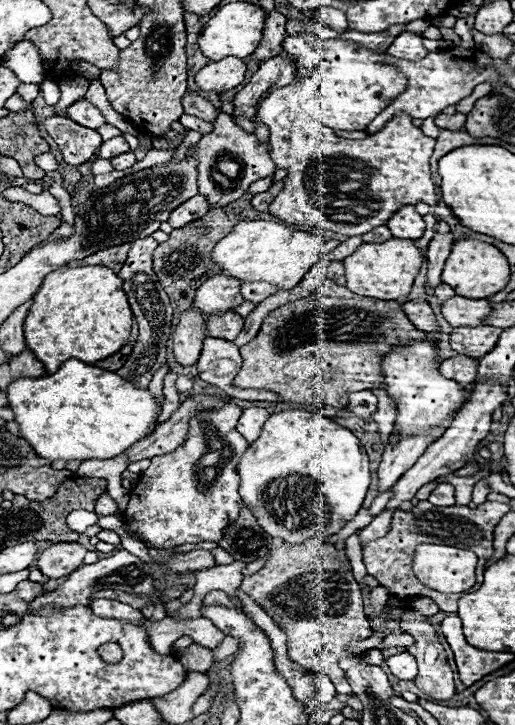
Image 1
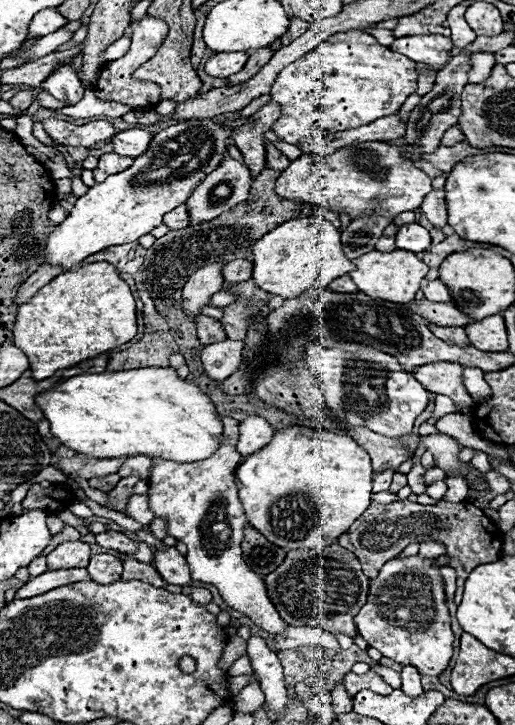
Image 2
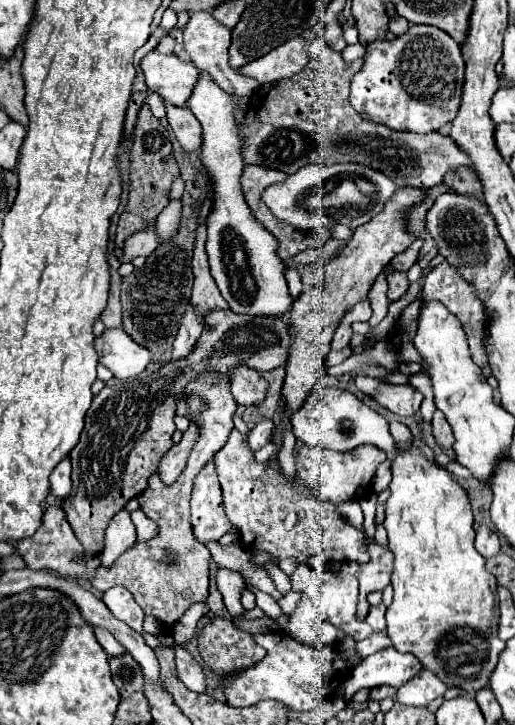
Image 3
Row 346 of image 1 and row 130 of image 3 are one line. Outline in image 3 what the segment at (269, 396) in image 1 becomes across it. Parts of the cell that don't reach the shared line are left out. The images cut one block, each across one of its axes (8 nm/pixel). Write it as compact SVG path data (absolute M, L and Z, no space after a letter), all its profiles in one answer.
M200 70L200 78L186 102L186 106L202 124L200 160L208 172L208 180L214 192L214 212L210 212L206 220L206 254L212 278L216 280L232 312L252 316L282 316L292 308L294 298L290 296L286 280L280 276L280 258L276 252L278 240L252 216L252 210L248 208L240 188L244 162L240 156L242 142L238 136L236 110L246 104L248 96L232 96L224 92L204 70Z

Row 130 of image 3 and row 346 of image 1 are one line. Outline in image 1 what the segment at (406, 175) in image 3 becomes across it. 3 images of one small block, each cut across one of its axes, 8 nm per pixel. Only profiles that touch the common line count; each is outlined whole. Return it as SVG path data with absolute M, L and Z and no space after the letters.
M326 278L310 296L288 302L264 318L258 336L240 348L244 364L232 384L272 390L288 402L344 408L348 394L384 386L380 360L396 344L418 340L426 340L426 334L410 324L402 304L356 296Z

